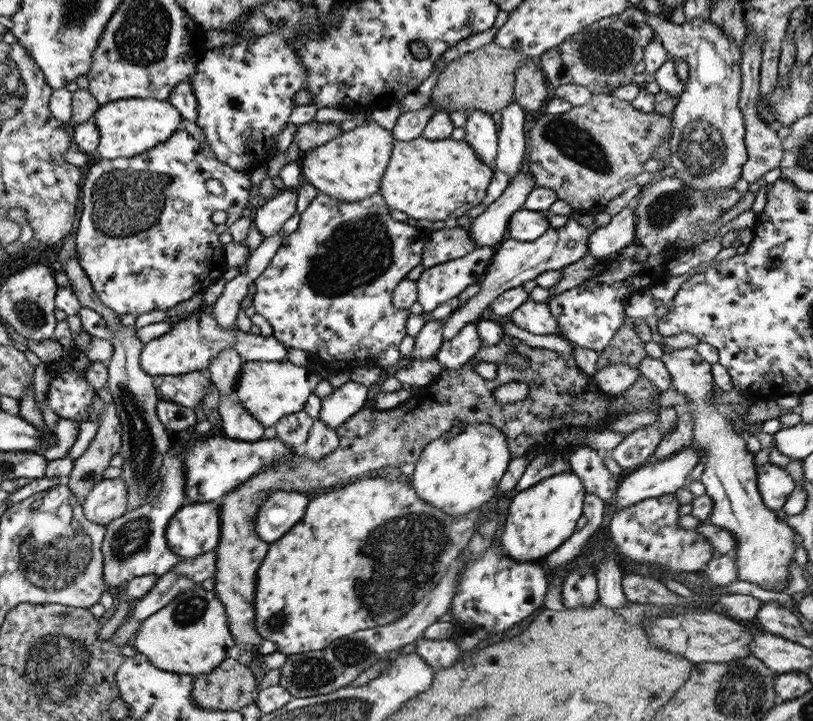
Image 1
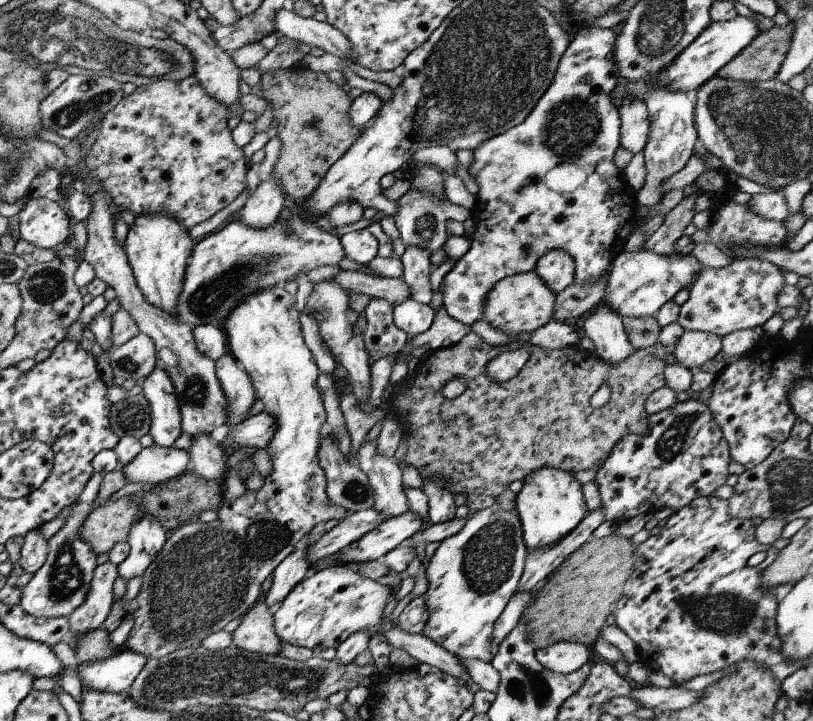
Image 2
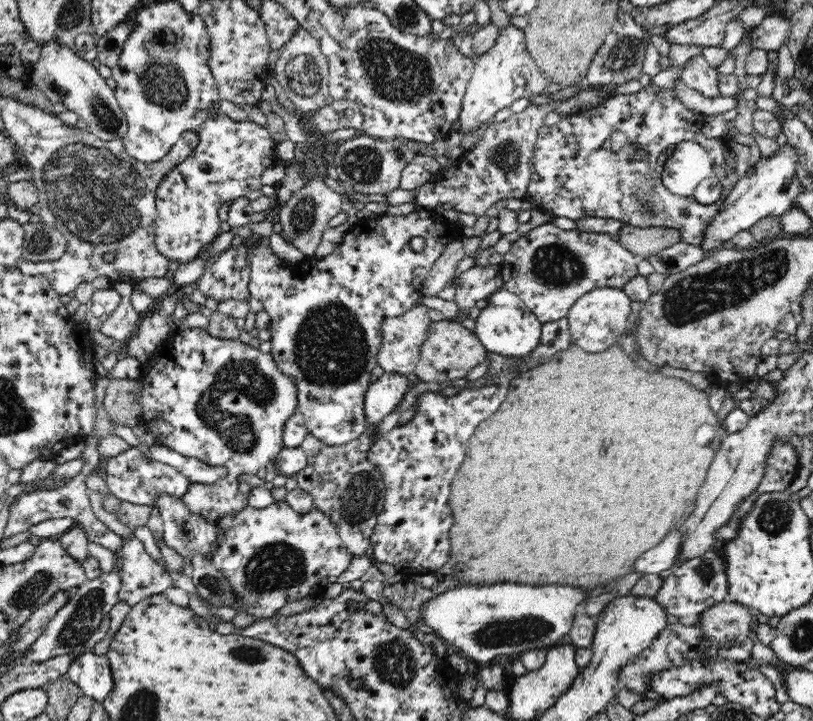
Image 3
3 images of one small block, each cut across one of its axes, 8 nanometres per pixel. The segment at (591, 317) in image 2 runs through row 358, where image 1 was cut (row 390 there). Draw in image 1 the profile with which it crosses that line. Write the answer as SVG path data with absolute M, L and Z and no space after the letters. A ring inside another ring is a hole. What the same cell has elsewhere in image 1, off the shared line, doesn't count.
M623 363L608 364L595 371L592 378L598 389L605 394L615 397L635 382L638 369Z

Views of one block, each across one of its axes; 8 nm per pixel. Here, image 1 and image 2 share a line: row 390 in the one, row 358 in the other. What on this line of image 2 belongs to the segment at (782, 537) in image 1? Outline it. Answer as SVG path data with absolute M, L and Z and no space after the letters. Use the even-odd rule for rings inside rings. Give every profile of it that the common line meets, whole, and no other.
M684 331L672 354L687 368L697 368L719 354L720 340L717 335L705 331Z

